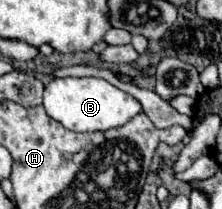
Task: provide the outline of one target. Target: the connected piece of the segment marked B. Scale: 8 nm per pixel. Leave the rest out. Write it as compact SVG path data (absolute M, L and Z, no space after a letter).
M64 77L52 79L44 89L46 113L70 131L106 131L120 127L142 111L142 105L132 95L114 87L100 77Z

